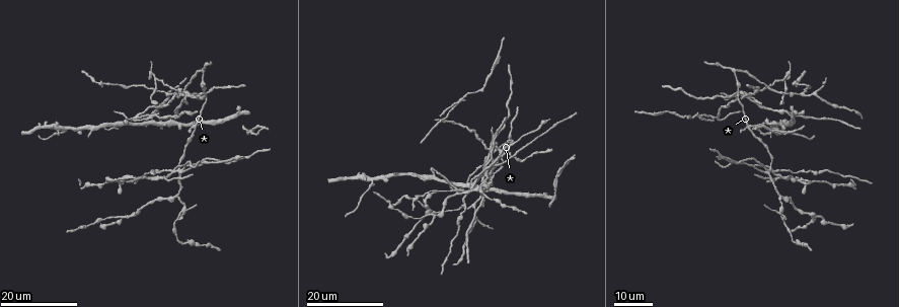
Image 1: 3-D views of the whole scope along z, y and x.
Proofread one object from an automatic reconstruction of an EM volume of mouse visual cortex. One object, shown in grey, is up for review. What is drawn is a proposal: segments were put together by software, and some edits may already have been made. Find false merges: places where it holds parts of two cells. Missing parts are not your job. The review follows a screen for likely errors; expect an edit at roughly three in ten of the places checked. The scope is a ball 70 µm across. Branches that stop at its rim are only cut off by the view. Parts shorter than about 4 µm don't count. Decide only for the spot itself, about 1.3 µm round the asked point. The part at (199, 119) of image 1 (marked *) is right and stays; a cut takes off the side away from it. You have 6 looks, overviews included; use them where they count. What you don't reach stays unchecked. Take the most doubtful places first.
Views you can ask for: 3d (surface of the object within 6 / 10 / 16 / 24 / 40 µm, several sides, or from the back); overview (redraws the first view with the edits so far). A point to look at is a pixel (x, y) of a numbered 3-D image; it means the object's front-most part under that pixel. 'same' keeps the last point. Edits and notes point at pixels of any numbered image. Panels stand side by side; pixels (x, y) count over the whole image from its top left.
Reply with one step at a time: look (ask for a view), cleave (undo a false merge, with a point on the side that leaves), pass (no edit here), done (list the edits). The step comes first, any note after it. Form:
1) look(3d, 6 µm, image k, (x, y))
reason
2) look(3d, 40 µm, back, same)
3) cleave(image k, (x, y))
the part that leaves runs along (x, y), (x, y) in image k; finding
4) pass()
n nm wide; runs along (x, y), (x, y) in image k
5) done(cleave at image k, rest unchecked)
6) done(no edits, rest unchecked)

look(3d, 16 µm, image 1, (814, 94))
three-way junction

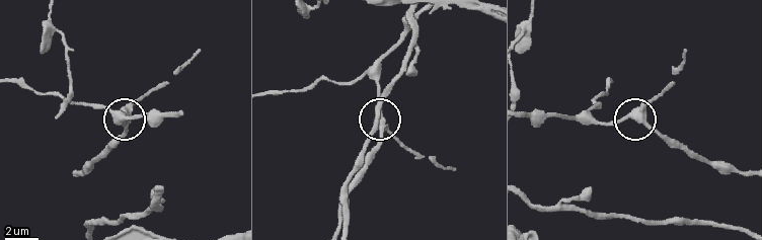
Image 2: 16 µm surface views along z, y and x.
look(3d, 10 µm, image 2, (381, 127))

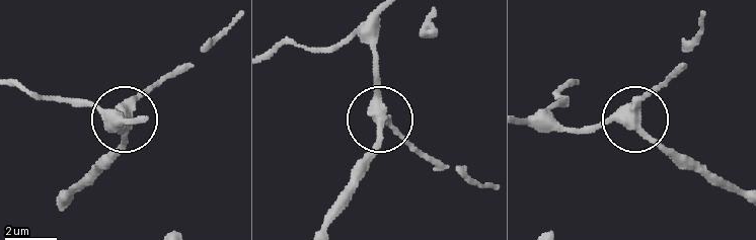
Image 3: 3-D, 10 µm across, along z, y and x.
pass()
3 arms; runs along (524, 120), (543, 131), (622, 124), (672, 74) in image 3; all the same cell

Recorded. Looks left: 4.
look(3d, 16 µm, image 1, (370, 182))
four arms meet

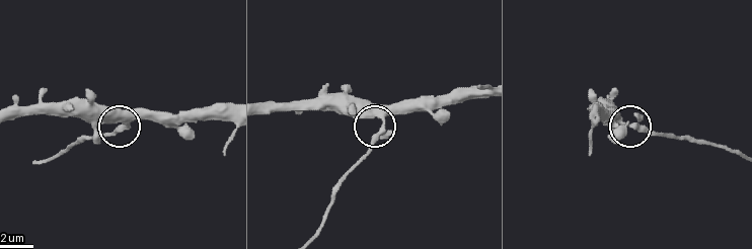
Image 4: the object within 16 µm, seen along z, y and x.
look(3d, 10 µm, image 4, (128, 123))

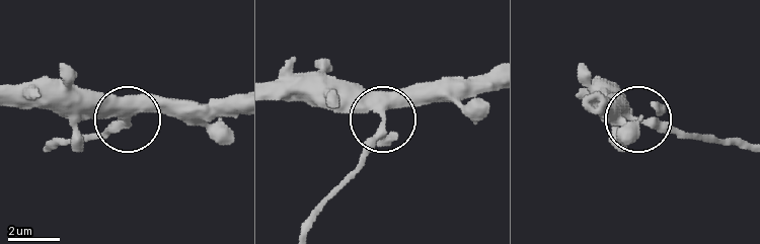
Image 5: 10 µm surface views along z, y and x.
look(3d, 10 µm, back, image 5, (383, 122))

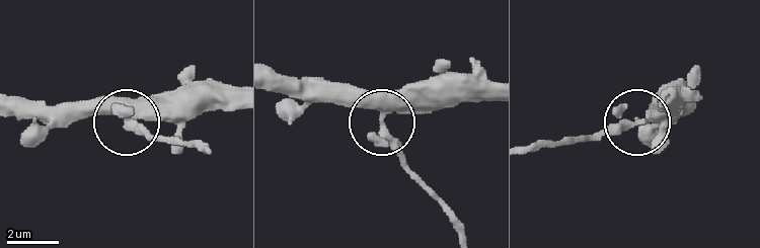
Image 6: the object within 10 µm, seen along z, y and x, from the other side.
cleave(image 6, (155, 140))
4 arms; the part that leaves runs along (141, 129), (204, 148) in image 6; a second cell is stuck on

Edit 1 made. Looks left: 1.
done(cleave at image 6, rest unchecked)

